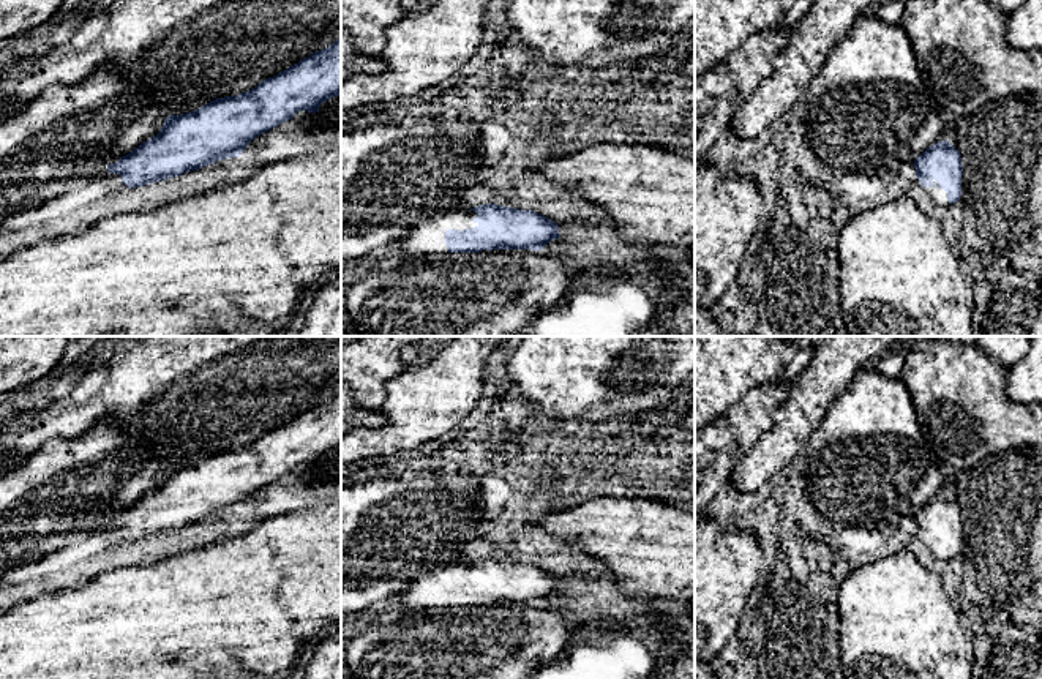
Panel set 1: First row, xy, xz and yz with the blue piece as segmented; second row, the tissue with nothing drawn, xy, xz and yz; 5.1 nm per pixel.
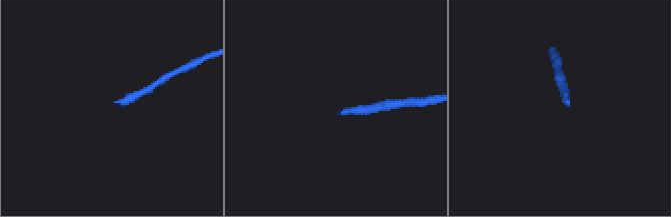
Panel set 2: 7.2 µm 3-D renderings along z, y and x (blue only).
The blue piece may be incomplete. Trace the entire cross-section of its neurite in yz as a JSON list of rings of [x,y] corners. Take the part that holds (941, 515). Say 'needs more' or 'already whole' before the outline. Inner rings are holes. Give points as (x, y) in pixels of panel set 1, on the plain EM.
needs more; [[[949,494],[933,497],[913,518],[917,534],[936,559],[947,562],[960,554],[965,543],[961,510]]]

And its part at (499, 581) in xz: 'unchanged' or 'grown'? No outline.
grown

